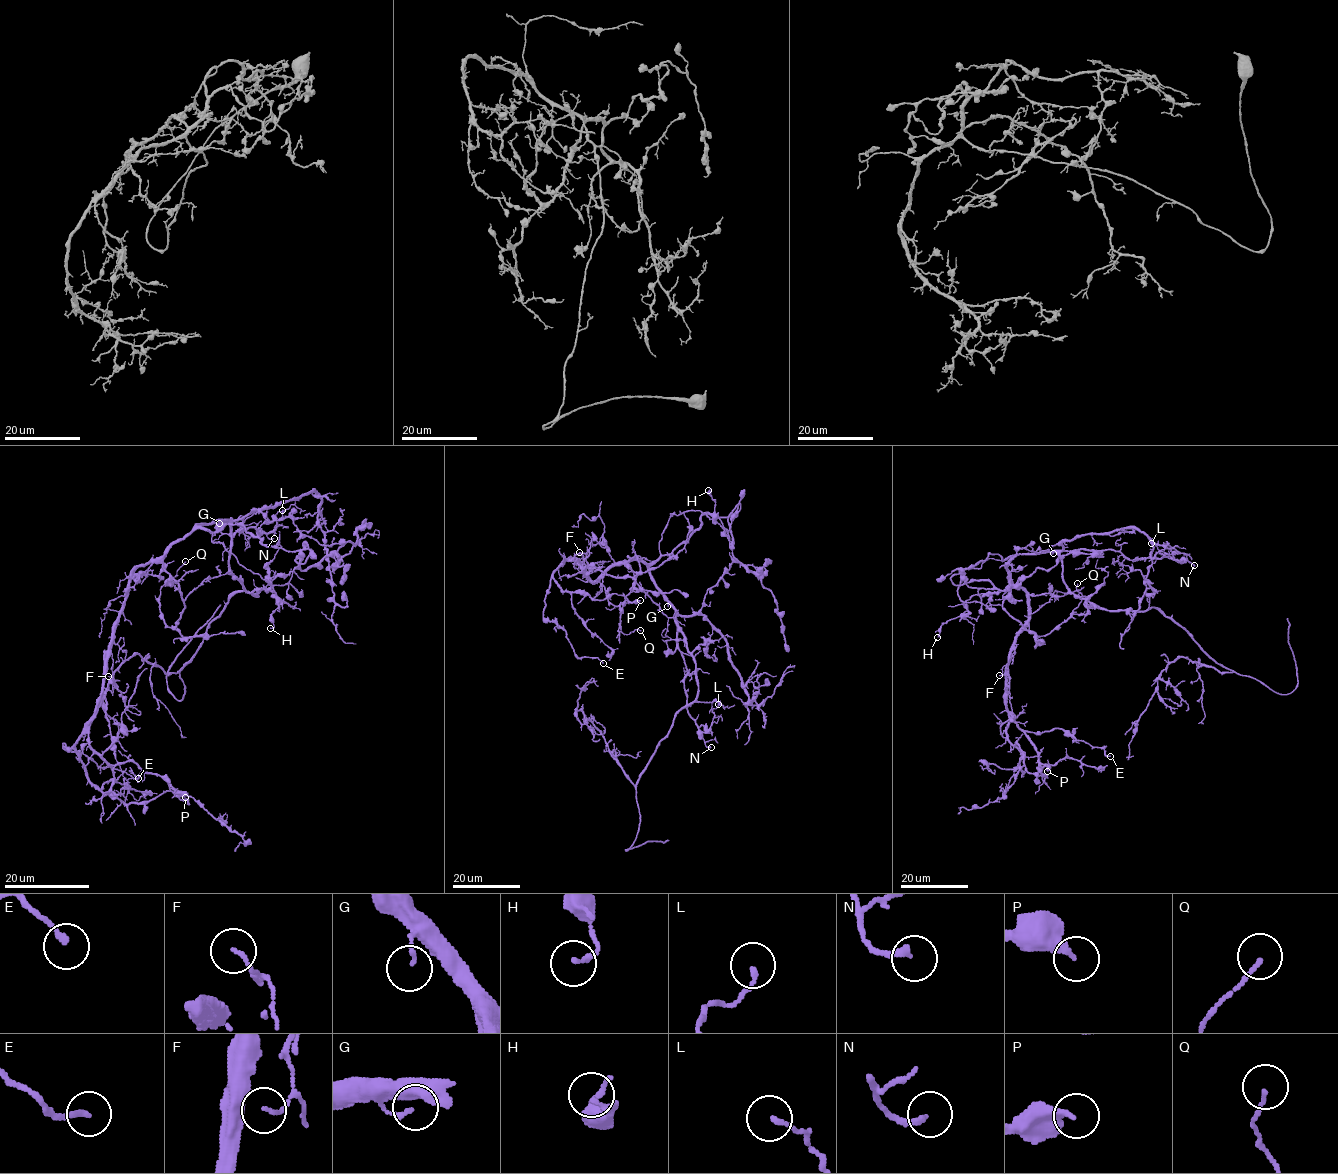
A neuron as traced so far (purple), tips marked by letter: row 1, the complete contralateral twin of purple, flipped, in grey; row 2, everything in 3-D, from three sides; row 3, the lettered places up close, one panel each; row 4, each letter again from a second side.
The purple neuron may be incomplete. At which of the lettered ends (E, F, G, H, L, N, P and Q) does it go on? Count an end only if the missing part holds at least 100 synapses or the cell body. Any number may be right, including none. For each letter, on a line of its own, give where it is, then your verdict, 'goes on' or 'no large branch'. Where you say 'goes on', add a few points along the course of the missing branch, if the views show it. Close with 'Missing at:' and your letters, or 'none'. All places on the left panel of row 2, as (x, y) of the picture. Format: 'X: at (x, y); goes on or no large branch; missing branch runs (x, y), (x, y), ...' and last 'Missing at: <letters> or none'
E: at (138, 778); no large branch
F: at (108, 676); no large branch
G: at (219, 523); no large branch
H: at (270, 628); no large branch
L: at (282, 510); no large branch
N: at (274, 538); no large branch
P: at (185, 797); no large branch
Q: at (185, 561); no large branch
Missing at: none

